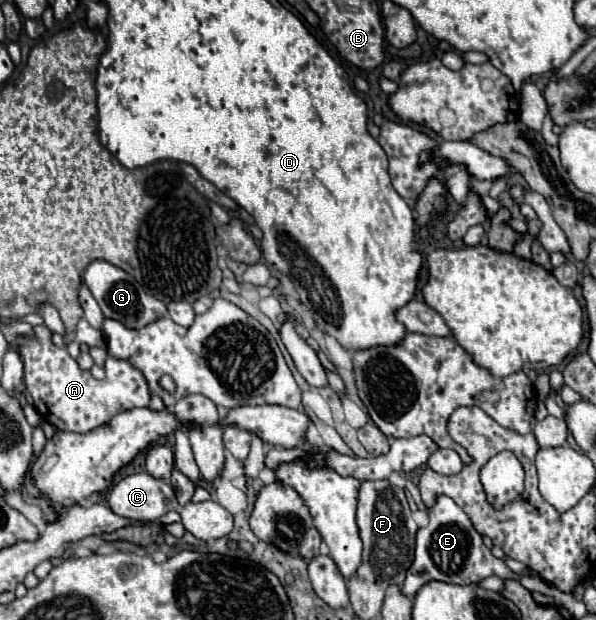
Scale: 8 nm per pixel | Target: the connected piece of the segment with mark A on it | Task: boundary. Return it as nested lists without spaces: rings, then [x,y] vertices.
[[[46,326],[34,328],[34,338],[20,338],[20,354],[24,358],[24,384],[26,392],[32,396],[38,414],[58,430],[86,434],[94,428],[110,422],[116,414],[148,406],[150,390],[148,384],[132,364],[108,356],[106,378],[96,380],[88,370],[80,370],[76,360],[58,348],[50,340],[52,332]]]

